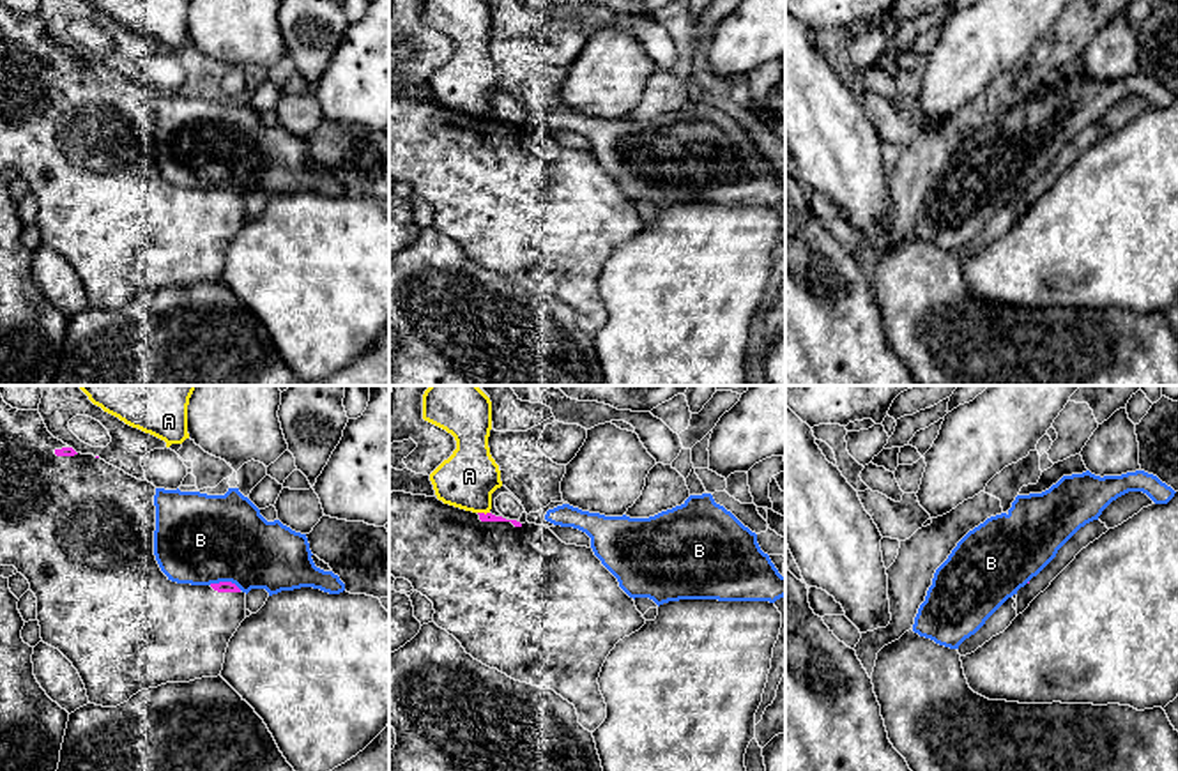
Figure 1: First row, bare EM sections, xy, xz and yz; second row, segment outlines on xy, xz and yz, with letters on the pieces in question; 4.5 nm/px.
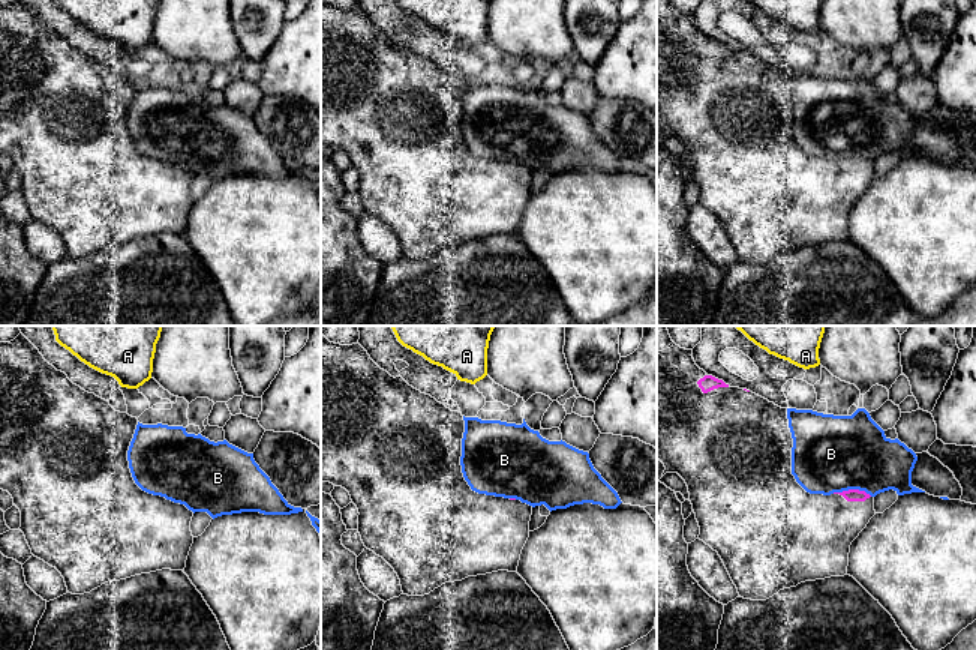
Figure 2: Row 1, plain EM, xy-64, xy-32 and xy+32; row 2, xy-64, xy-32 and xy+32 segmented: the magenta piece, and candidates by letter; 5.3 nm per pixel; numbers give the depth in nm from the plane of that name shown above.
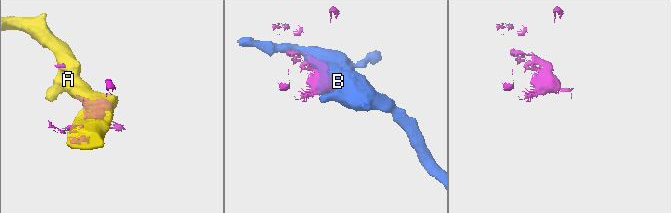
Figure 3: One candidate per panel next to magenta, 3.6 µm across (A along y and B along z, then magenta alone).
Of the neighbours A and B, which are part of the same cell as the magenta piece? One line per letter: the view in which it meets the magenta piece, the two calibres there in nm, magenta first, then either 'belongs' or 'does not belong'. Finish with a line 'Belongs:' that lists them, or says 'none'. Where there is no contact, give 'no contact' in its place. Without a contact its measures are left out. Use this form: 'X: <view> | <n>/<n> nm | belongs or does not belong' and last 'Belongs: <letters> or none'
A: xz | 50/260 nm | does not belong
B: xy | 50/420 nm | does not belong
Belongs: none

